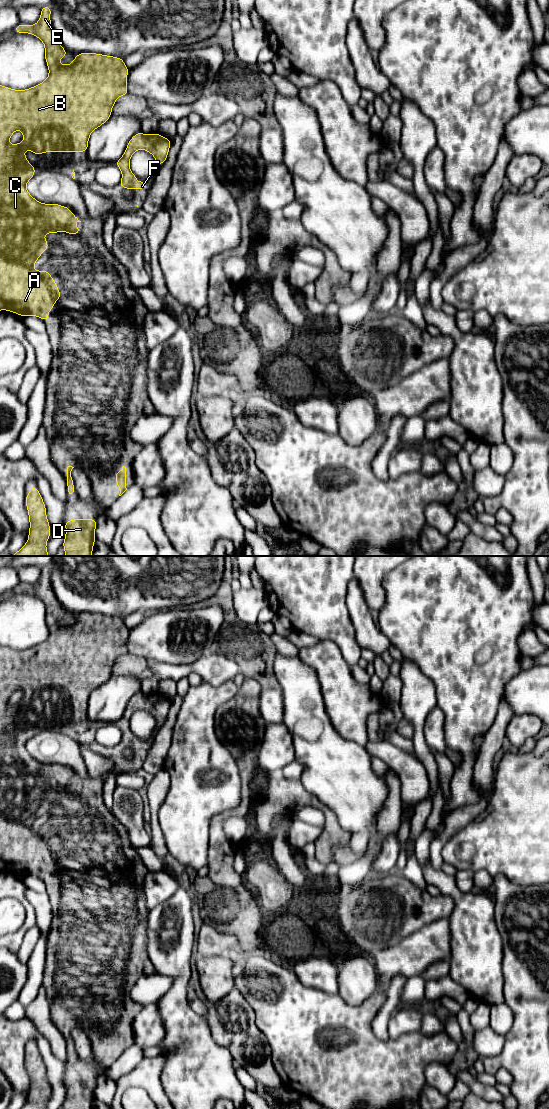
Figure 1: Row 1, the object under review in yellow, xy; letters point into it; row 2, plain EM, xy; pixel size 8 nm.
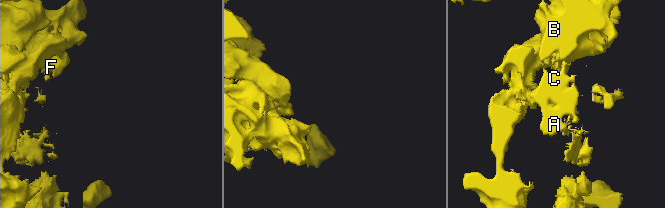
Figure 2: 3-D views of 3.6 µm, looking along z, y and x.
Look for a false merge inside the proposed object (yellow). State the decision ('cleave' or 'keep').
keep

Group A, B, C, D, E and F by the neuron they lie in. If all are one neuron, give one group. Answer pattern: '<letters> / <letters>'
A B C D E F

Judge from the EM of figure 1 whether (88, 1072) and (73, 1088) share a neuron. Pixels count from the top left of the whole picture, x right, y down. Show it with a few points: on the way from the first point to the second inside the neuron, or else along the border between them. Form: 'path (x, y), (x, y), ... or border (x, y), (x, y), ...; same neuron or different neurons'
path (84, 1076), (77, 1084); same neuron

